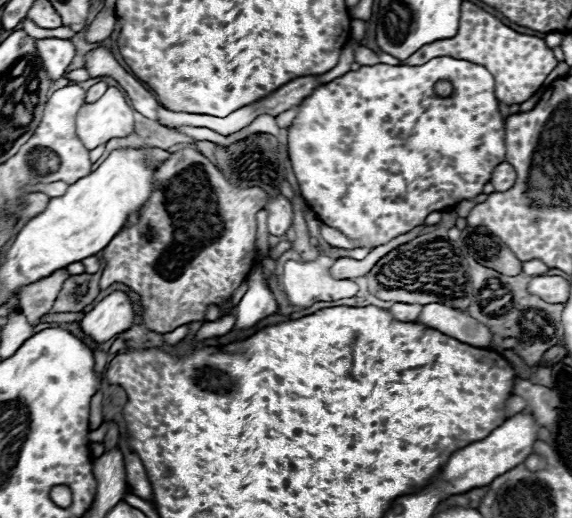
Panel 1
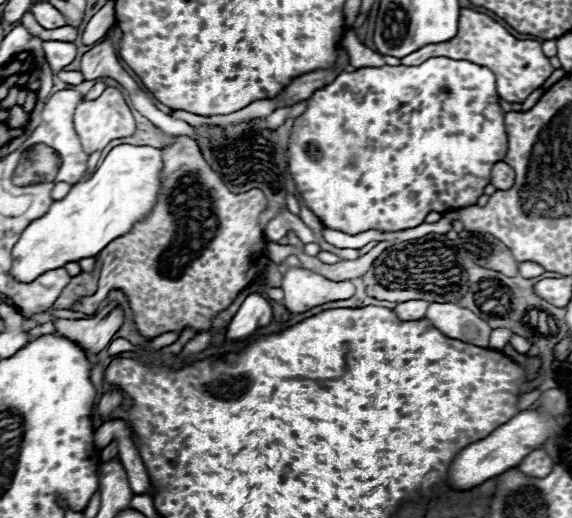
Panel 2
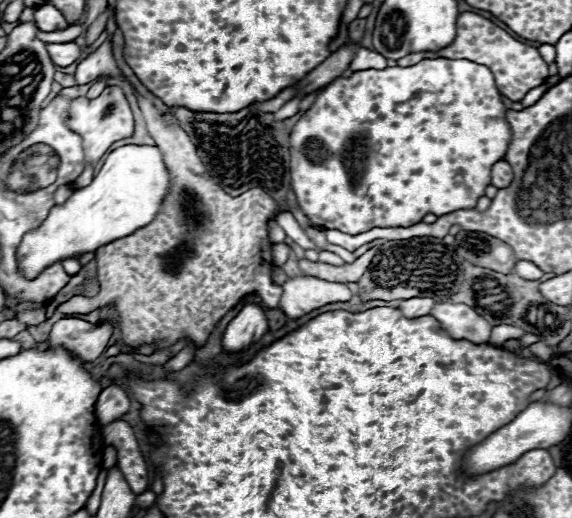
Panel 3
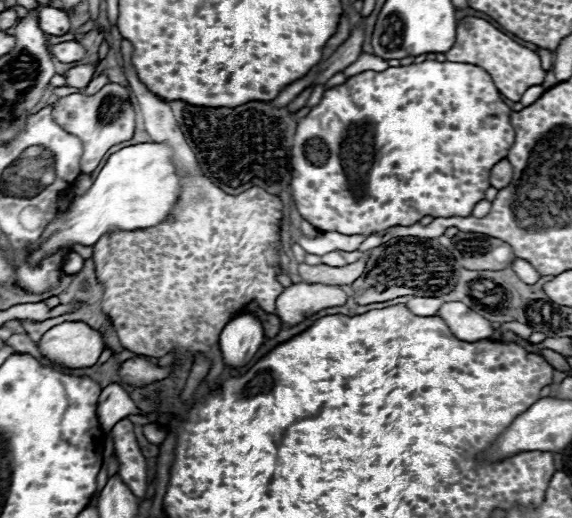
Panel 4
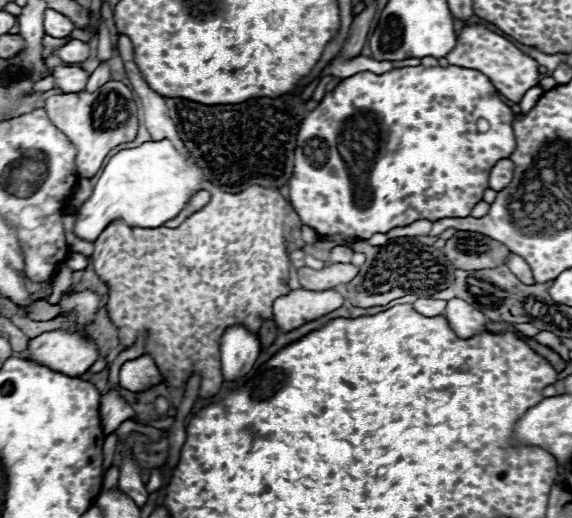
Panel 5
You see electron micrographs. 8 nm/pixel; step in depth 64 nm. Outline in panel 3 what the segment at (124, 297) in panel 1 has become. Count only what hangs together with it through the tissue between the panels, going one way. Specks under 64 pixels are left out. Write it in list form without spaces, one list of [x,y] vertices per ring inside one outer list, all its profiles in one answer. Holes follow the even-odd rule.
[[[80,318],[58,320],[48,336],[50,348],[64,348],[80,362],[94,362],[106,348],[112,324],[90,324]]]

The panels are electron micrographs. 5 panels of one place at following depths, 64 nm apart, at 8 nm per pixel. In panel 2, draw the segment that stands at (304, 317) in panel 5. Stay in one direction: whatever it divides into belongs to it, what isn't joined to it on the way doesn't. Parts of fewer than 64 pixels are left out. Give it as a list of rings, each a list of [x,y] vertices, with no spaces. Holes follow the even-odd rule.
[[[288,268],[282,280],[282,290],[282,304],[292,314],[302,314],[314,306],[354,296],[354,286],[350,282],[332,282],[306,268]]]

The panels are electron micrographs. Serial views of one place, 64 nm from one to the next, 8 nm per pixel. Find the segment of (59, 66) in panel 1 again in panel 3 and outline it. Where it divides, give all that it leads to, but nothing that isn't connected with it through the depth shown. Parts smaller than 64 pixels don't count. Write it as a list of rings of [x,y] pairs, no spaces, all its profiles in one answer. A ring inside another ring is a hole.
[[[64,42],[64,44],[48,44],[46,46],[50,52],[50,58],[56,66],[70,66],[72,62],[76,62],[82,54],[80,46],[76,42]]]

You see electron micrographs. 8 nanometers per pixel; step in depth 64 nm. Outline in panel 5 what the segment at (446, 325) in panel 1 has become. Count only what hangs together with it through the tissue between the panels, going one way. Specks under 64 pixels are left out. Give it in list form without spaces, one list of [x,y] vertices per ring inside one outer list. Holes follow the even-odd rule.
[[[452,298],[448,300],[448,306],[446,306],[446,312],[444,316],[448,318],[452,330],[460,336],[460,338],[470,338],[474,336],[476,332],[482,332],[486,330],[484,322],[484,314],[476,308],[472,308],[468,302],[460,300],[460,298]]]

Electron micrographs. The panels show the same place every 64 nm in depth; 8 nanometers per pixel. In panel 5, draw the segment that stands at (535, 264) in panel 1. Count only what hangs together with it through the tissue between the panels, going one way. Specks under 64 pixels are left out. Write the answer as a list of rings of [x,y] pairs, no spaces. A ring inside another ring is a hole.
[[[510,254],[510,256],[506,258],[506,266],[512,270],[512,274],[514,274],[520,282],[534,284],[534,278],[532,278],[532,270],[530,270],[530,266],[528,266],[526,260],[520,258],[518,254]]]

